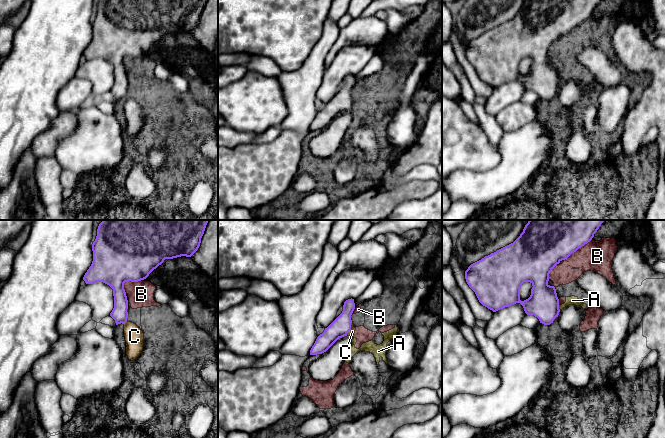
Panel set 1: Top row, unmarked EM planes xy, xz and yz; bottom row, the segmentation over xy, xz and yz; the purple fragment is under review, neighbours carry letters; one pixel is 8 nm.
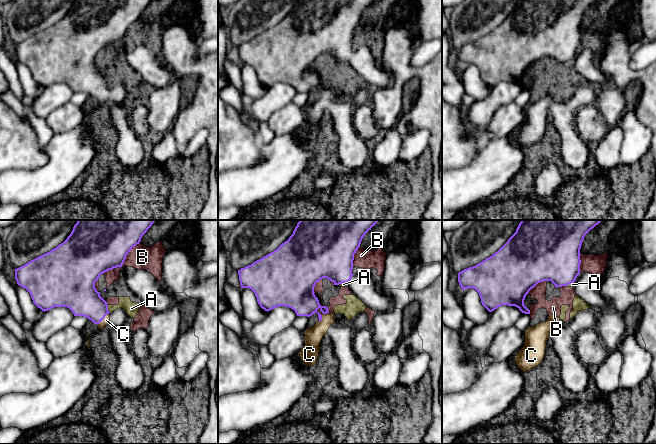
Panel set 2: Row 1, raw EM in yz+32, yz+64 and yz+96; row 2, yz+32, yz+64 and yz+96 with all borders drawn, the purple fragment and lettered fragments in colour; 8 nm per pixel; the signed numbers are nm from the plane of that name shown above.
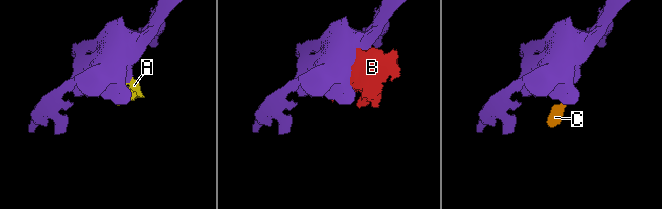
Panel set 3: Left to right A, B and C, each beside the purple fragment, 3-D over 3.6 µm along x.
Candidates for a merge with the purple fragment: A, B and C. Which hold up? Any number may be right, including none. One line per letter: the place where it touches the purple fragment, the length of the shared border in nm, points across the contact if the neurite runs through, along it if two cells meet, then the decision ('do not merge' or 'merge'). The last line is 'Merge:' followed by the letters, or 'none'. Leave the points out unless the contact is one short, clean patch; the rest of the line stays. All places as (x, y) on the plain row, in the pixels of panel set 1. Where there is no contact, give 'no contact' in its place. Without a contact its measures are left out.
A: contact yz (558, 83); length 40 nm; do not merge
B: contact xy (129, 56); length 190 nm; do not merge
C: contact xz (350, 105); length 120 nm; way xz (339, 104), (350, 105), (352, 107); merge
Merge: C

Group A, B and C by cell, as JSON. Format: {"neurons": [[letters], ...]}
{"neurons": [["A", "B"], ["C"]]}

